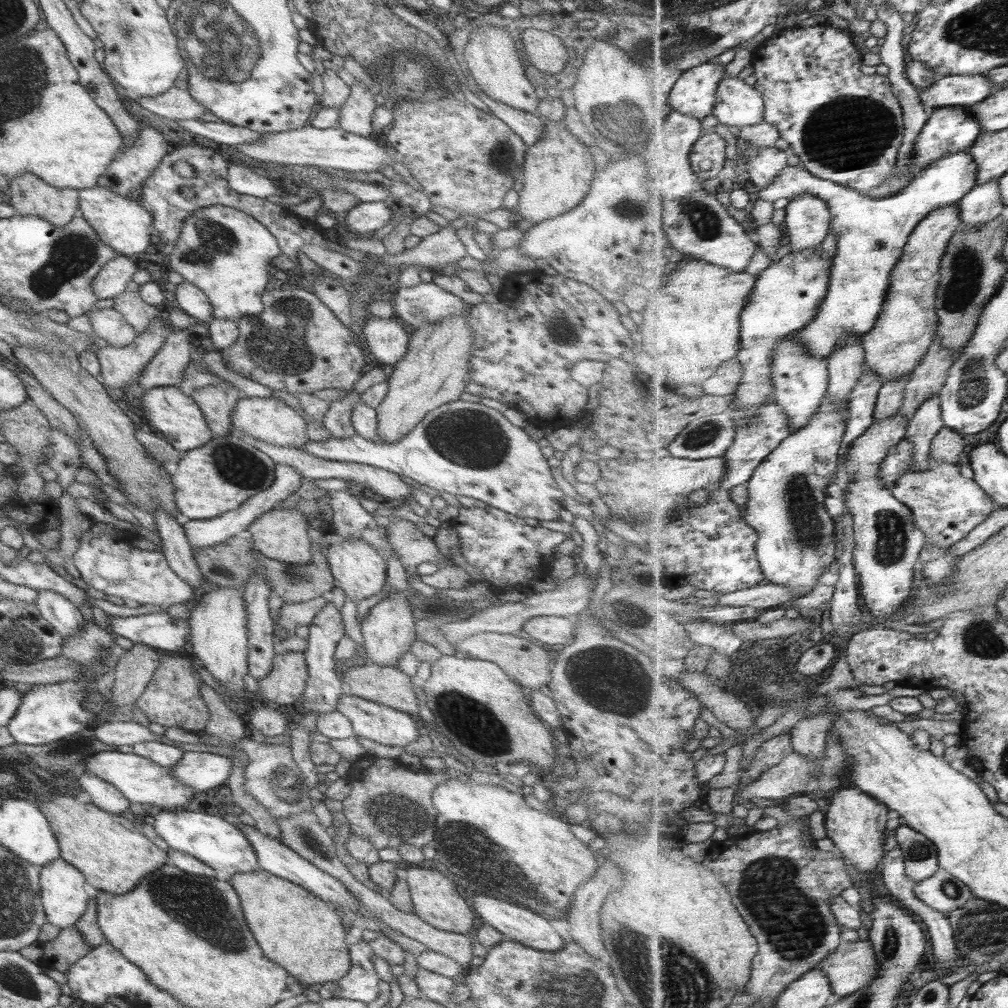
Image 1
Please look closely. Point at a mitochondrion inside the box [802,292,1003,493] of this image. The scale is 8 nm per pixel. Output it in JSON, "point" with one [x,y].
{"point":[974,386]}

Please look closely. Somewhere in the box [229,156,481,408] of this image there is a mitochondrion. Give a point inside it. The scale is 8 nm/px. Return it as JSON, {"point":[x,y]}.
{"point":[281,341]}

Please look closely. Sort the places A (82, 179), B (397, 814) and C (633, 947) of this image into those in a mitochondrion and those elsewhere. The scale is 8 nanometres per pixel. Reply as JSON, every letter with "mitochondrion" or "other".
{"A":"other","B":"mitochondrion","C":"mitochondrion"}

